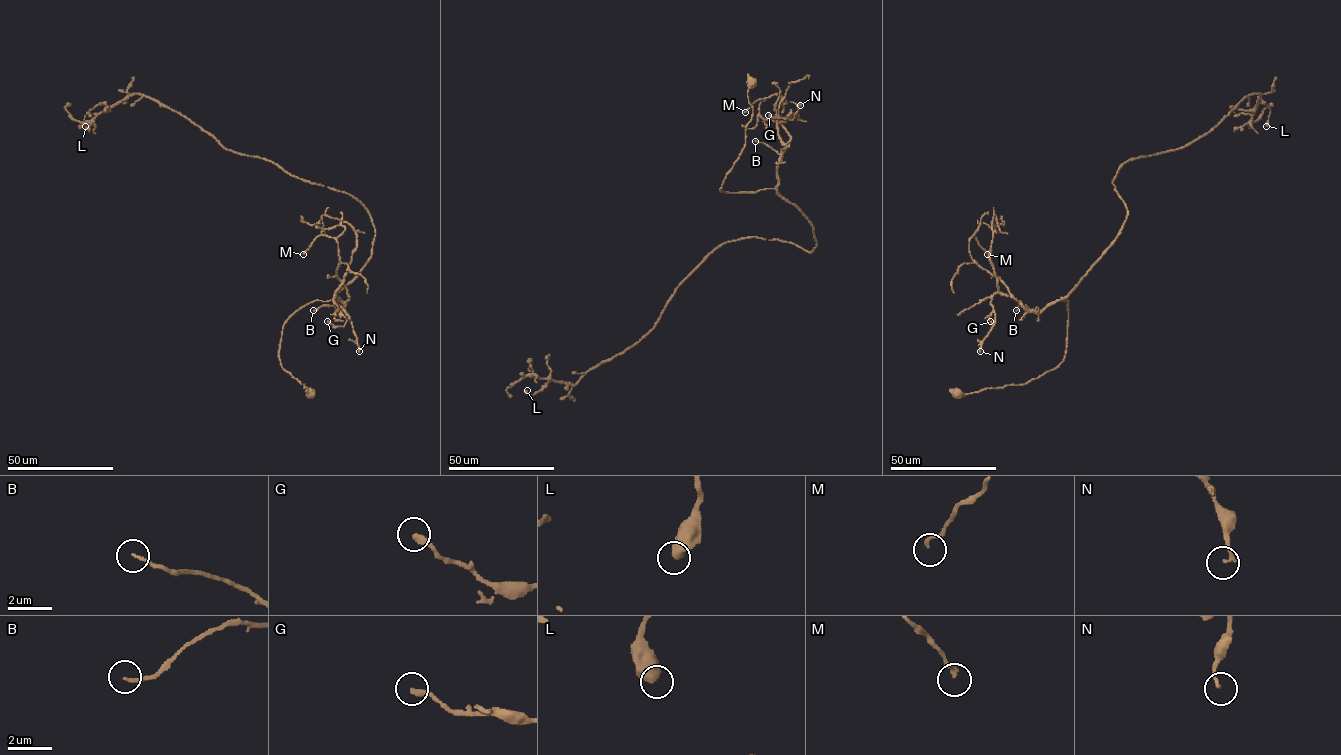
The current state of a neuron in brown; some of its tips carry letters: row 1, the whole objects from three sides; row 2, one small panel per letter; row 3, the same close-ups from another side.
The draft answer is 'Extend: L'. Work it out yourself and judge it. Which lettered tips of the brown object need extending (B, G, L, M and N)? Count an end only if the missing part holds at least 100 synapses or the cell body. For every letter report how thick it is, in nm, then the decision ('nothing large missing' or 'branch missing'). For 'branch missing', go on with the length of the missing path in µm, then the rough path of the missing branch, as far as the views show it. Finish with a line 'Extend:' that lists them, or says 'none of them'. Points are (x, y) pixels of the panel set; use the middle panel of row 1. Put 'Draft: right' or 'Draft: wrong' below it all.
B: 110 nm thick; nothing large missing
G: 280 nm thick; nothing large missing
L: 600 nm thick; nothing large missing
M: 150 nm thick; nothing large missing
N: 130 nm thick; nothing large missing
Extend: none of them
Draft: wrong

